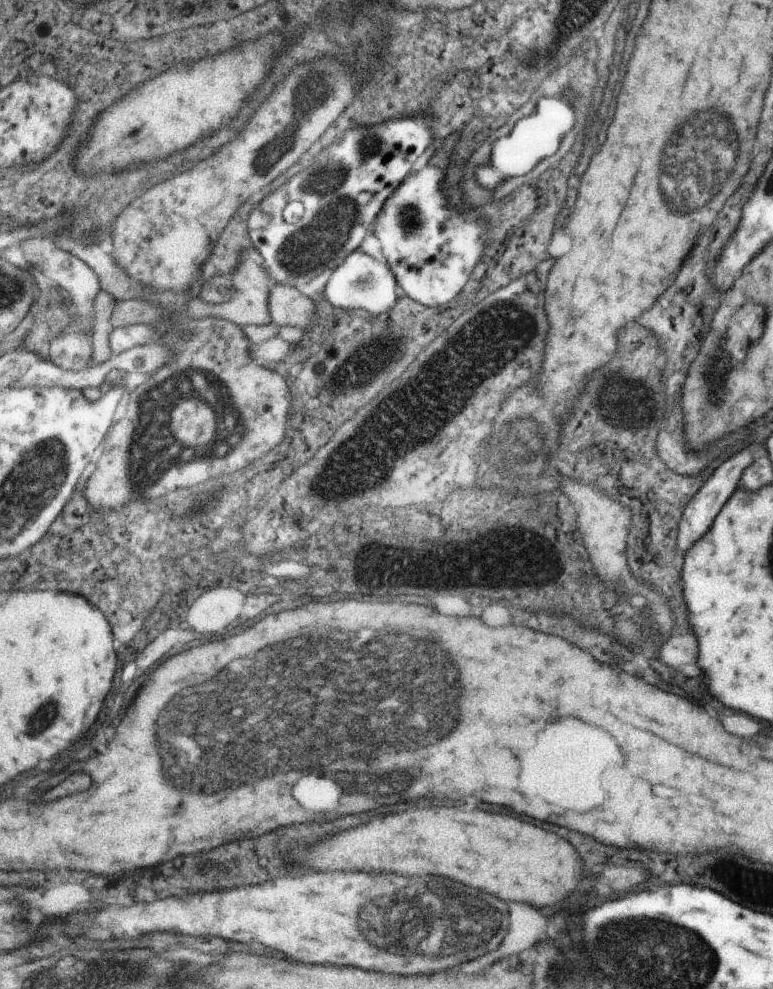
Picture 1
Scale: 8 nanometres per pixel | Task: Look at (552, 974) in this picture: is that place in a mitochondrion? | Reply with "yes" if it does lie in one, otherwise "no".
yes

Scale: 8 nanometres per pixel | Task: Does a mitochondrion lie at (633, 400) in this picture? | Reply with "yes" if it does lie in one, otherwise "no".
yes

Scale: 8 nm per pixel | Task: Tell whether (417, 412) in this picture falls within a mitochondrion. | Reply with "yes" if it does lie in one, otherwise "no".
yes

